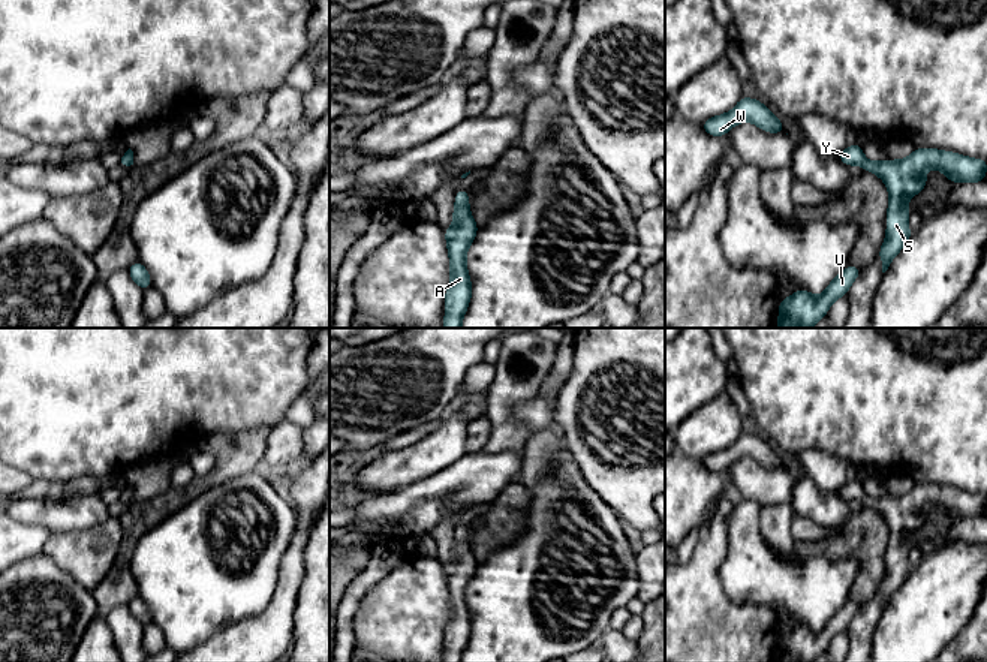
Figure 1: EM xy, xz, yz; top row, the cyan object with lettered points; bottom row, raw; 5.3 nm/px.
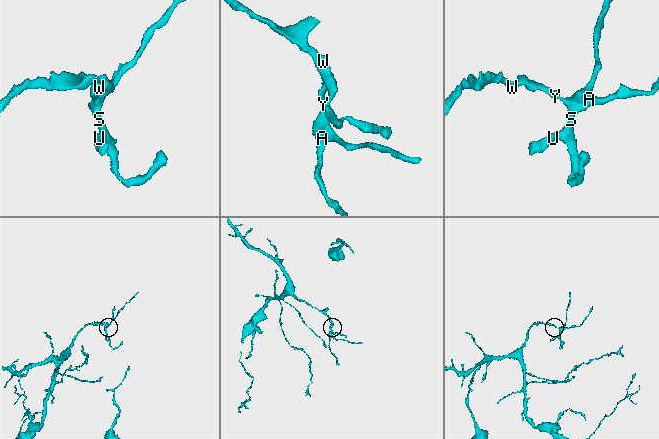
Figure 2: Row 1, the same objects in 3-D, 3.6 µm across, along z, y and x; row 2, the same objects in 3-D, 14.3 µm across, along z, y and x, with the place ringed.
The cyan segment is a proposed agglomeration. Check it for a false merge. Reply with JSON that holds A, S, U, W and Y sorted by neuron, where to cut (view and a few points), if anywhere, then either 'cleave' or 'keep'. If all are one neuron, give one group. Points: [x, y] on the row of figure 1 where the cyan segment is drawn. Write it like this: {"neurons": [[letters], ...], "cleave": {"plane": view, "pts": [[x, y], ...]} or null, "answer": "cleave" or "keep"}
{"neurons": [["A", "S", "U", "W", "Y"]], "cleave": null, "answer": "keep"}

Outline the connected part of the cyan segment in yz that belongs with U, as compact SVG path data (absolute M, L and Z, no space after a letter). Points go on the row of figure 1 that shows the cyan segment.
M848 265L834 277L821 297L813 297L809 291L798 289L794 295L782 298L777 328L786 328L791 324L800 328L812 328L827 315L837 298L846 295L861 271L863 268Z

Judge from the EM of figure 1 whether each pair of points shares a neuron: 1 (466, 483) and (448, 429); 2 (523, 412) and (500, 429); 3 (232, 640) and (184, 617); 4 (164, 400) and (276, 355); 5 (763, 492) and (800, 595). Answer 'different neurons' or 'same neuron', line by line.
1: different neurons
2: different neurons
3: different neurons
4: same neuron
5: different neurons

